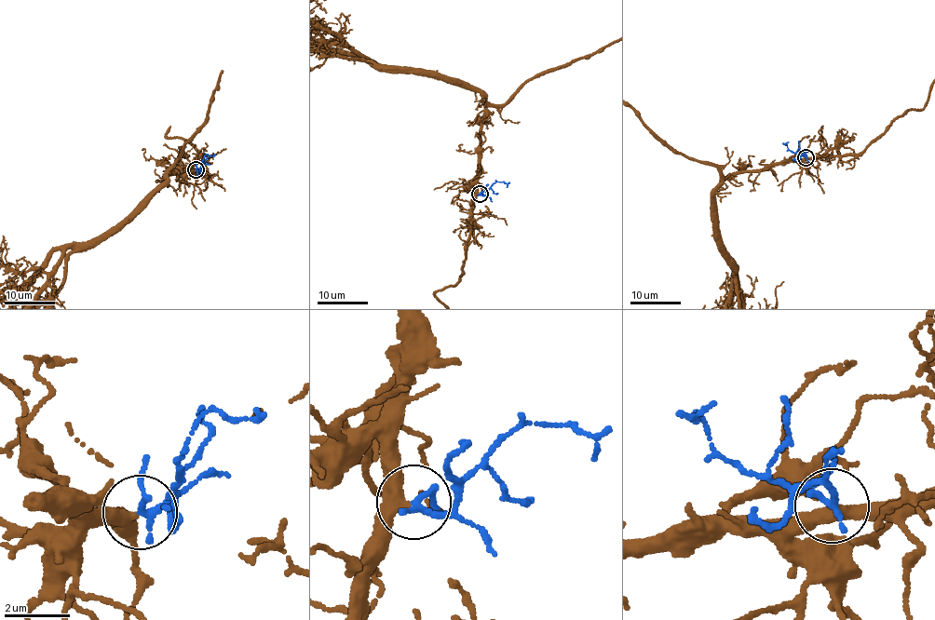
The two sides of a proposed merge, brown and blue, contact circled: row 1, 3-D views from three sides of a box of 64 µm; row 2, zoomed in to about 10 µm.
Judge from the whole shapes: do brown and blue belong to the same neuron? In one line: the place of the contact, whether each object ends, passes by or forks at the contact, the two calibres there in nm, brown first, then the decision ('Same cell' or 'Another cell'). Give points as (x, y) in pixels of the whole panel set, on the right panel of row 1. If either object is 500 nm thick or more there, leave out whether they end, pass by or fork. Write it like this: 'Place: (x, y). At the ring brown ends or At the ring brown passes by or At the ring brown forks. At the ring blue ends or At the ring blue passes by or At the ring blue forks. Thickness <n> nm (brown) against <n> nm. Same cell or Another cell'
Place: (806, 157). At the ring brown passes by. At the ring blue passes by. Thickness 400 nm (brown) against 190 nm. Same cell

